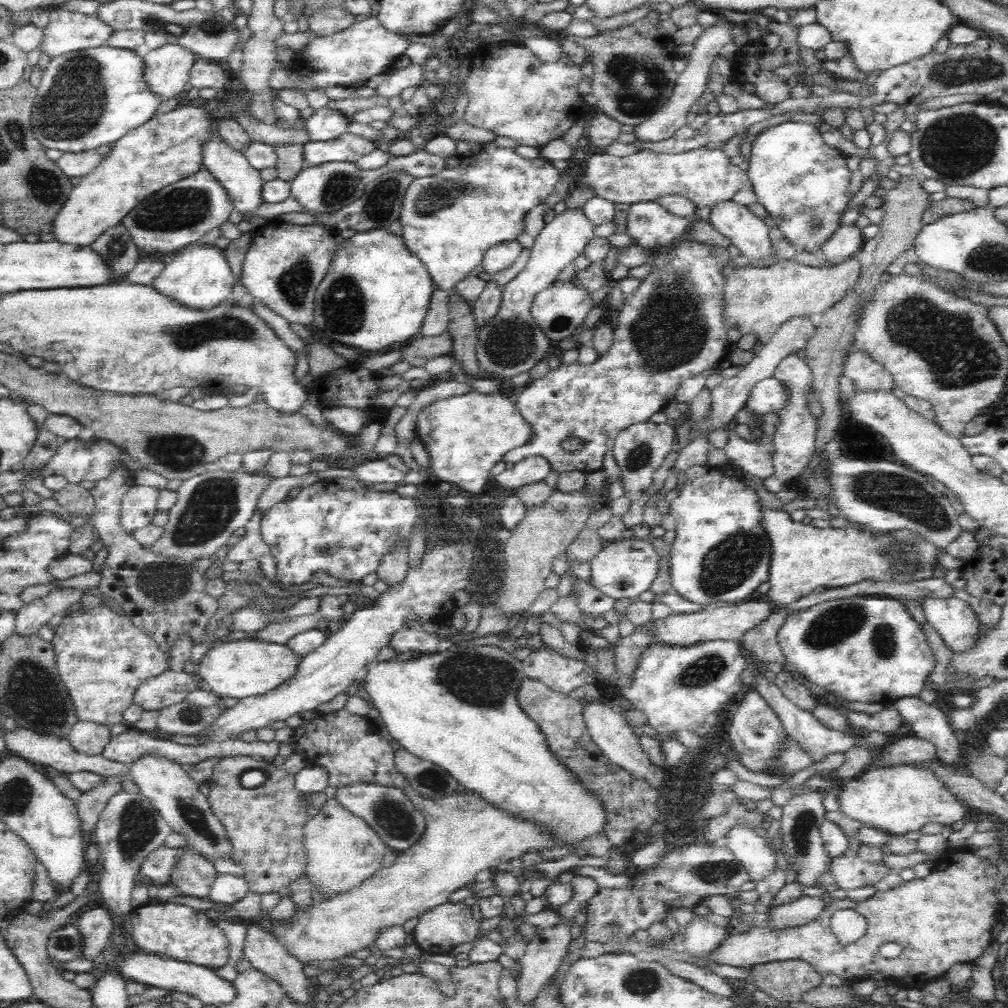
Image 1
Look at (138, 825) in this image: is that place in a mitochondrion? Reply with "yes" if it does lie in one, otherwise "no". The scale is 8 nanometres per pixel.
yes

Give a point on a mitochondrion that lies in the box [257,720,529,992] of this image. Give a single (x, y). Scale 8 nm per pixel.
(393, 819)

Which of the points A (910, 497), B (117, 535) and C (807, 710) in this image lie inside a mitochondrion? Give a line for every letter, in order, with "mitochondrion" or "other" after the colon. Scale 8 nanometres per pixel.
A: mitochondrion
B: other
C: other

